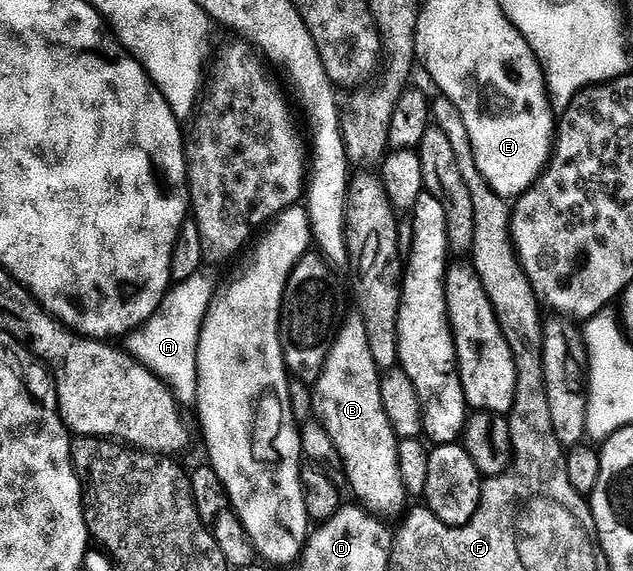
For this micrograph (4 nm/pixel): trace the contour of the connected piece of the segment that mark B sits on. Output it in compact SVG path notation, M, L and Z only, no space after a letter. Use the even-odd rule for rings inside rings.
M354 321L346 328L339 330L334 336L334 344L330 355L326 359L324 369L320 373L318 382L313 384L314 411L318 422L327 431L328 437L335 443L336 449L342 458L342 468L345 478L350 478L350 487L359 504L371 515L382 521L394 521L399 517L394 511L402 515L398 507L404 511L408 507L408 494L404 481L400 475L400 461L398 460L399 438L388 421L388 413L384 413L384 401L380 401L380 381L382 375L380 368L372 357L372 349L368 349L368 333L366 326L361 321ZM382 503L394 503L394 511L386 507L382 511Z

